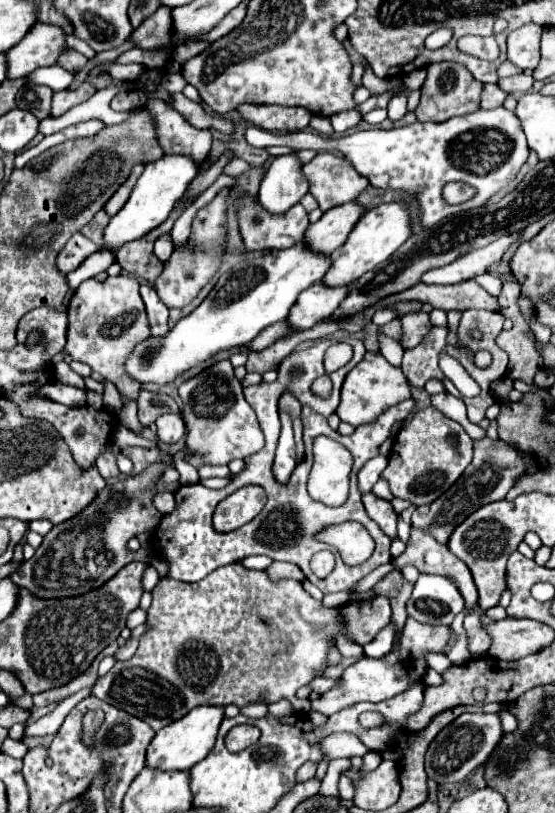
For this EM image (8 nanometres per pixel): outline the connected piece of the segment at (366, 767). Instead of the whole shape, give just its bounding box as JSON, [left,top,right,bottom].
[361,751,381,773]

